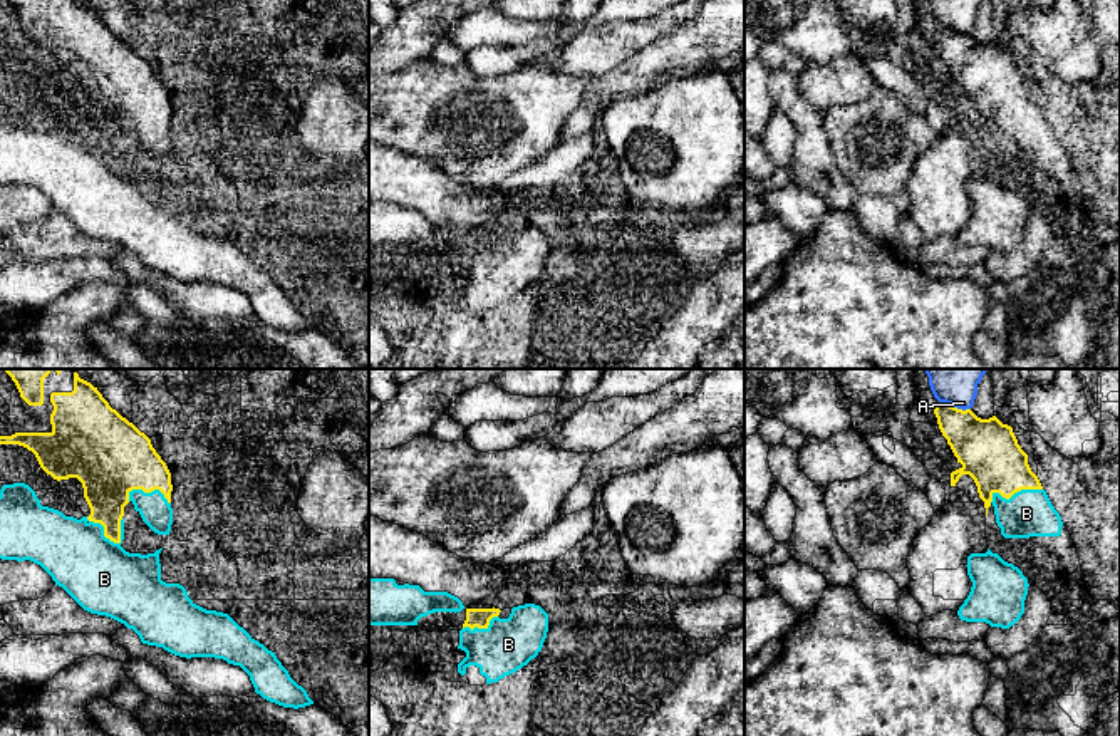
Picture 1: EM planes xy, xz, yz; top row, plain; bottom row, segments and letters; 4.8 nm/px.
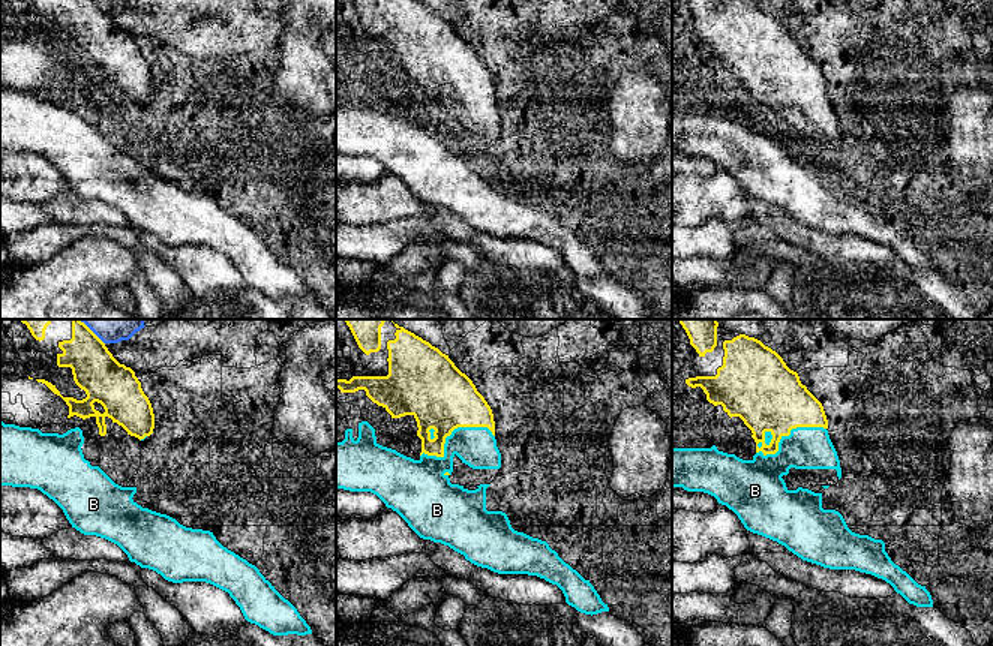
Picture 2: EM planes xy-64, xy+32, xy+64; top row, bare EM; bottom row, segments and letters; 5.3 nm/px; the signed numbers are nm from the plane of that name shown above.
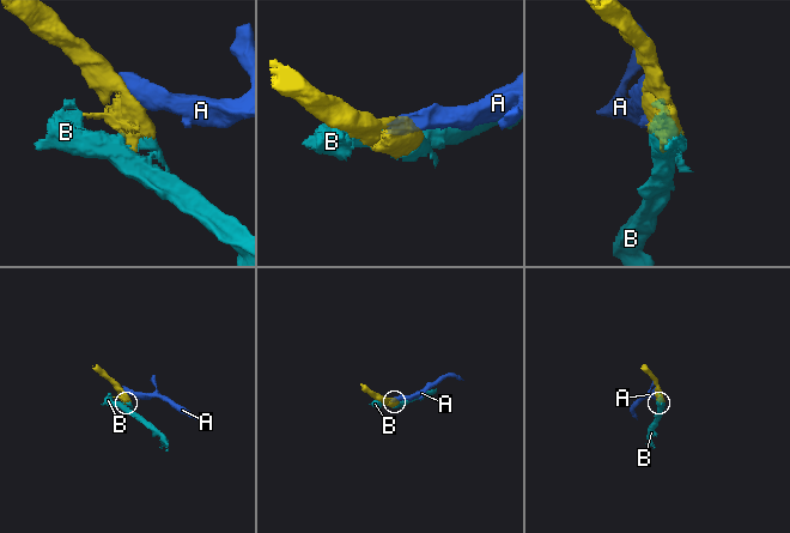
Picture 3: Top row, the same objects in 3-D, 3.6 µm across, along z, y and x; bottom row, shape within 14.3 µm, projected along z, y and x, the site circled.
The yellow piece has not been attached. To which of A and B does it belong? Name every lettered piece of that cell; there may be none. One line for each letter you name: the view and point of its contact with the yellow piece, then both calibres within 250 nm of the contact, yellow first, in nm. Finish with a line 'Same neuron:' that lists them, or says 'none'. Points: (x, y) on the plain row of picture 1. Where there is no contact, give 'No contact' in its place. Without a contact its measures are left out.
Same neuron: none

